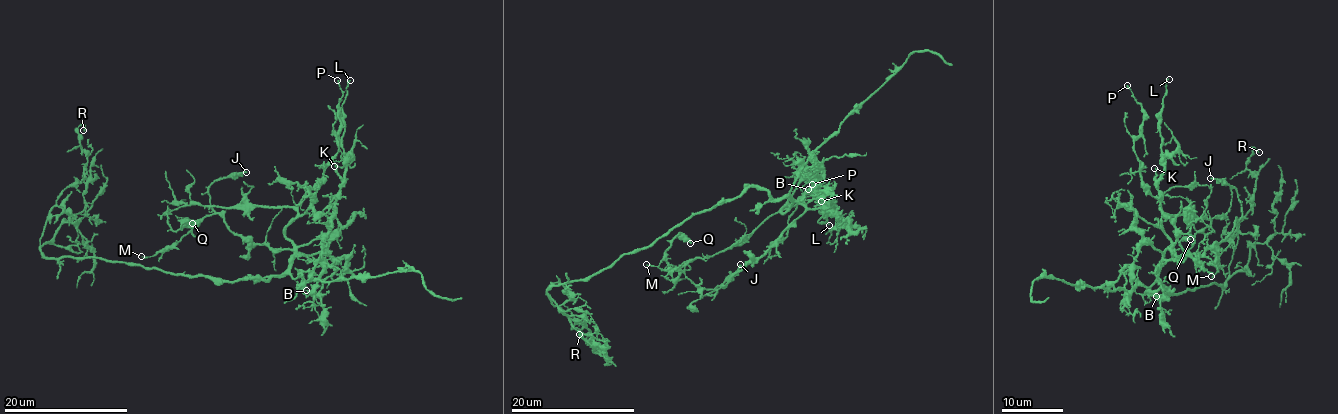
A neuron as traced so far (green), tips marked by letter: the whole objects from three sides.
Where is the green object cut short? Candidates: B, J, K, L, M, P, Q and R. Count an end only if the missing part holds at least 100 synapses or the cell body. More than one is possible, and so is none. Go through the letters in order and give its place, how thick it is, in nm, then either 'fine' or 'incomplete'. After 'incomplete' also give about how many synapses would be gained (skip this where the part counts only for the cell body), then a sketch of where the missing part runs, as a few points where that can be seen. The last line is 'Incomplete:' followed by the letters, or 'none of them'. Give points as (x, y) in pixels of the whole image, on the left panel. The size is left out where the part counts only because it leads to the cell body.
B: at (306, 290); 180 nm thick; fine
J: at (246, 172); 200 nm thick; fine
K: at (334, 166); 140 nm thick; fine
L: at (350, 80); 140 nm thick; fine
M: at (141, 256); 160 nm thick; fine
P: at (337, 80); 150 nm thick; fine
Q: at (192, 223); 460 nm thick; fine
R: at (83, 130); 140 nm thick; fine
Incomplete: none of them

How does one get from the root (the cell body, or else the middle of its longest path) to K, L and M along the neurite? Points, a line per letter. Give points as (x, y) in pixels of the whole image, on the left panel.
K: (212, 278), (267, 279), (297, 256), (317, 254), (329, 239), (341, 182), (334, 166)
L: (212, 278), (267, 279), (297, 256), (317, 254), (326, 245), (335, 194), (346, 172), (343, 101), (350, 80)
M: (212, 278), (267, 279), (306, 255), (250, 242), (216, 213), (205, 215), (178, 242), (141, 256)

